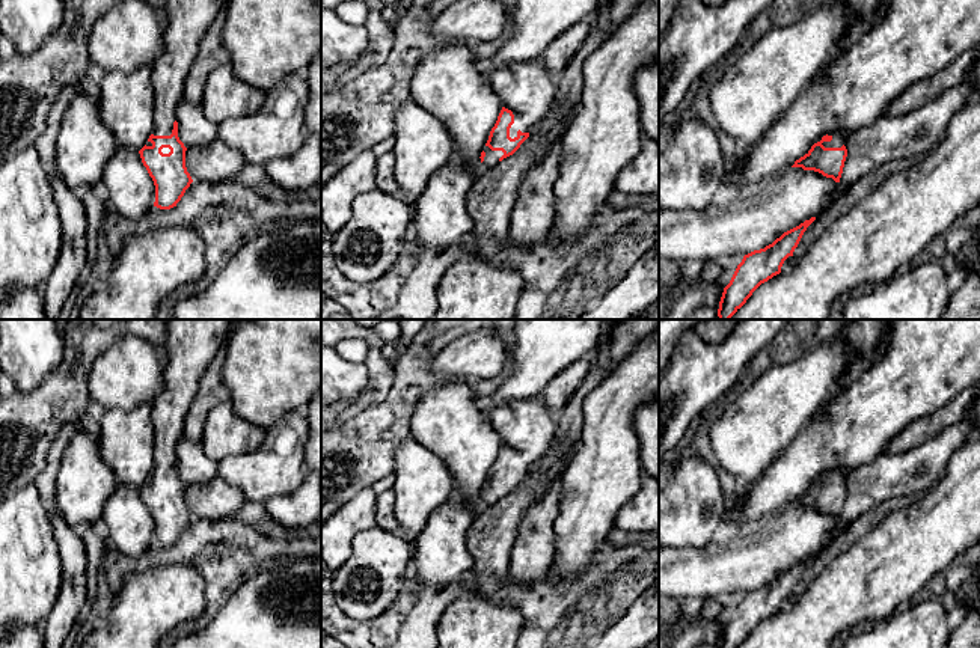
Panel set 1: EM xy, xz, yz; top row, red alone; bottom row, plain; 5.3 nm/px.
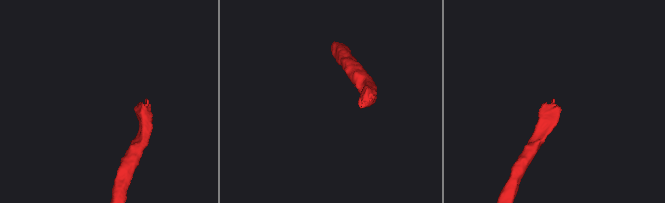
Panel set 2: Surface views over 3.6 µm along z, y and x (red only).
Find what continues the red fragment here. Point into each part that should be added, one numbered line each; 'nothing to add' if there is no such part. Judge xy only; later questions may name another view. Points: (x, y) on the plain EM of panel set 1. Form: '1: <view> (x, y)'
1: xy (192, 344)

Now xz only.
1: xz (525, 425)

